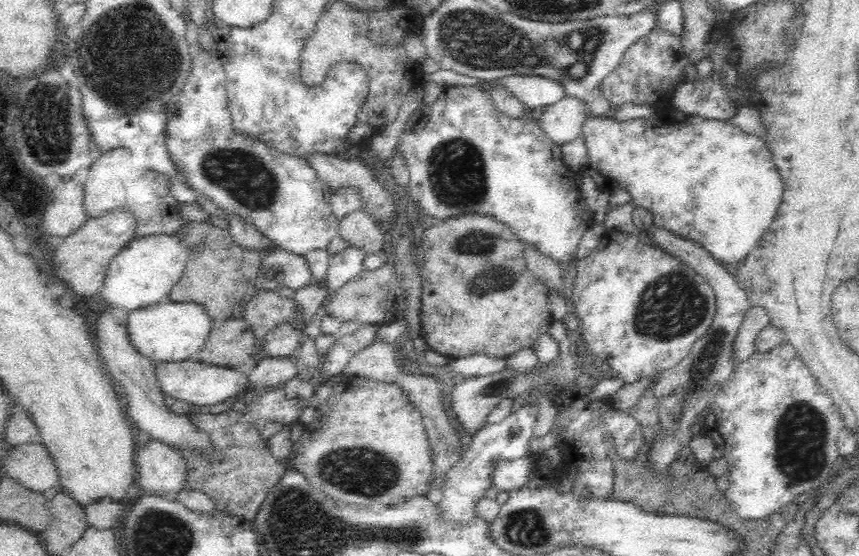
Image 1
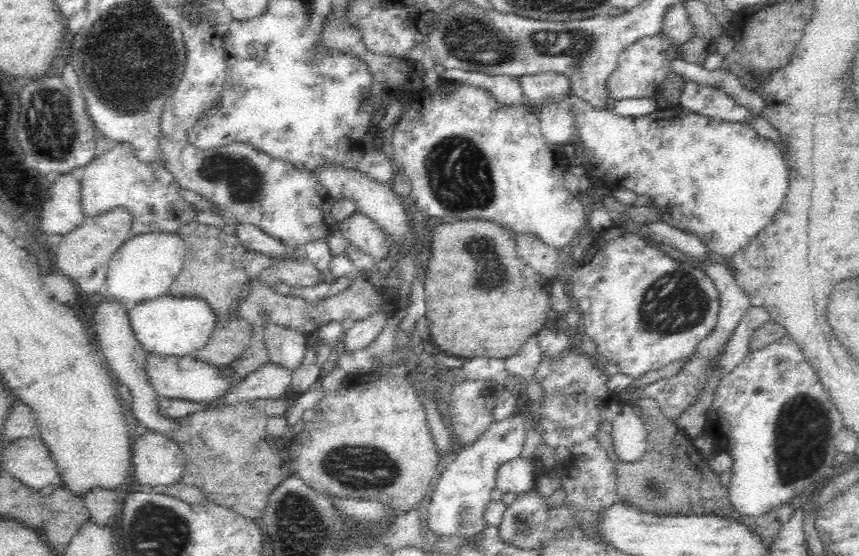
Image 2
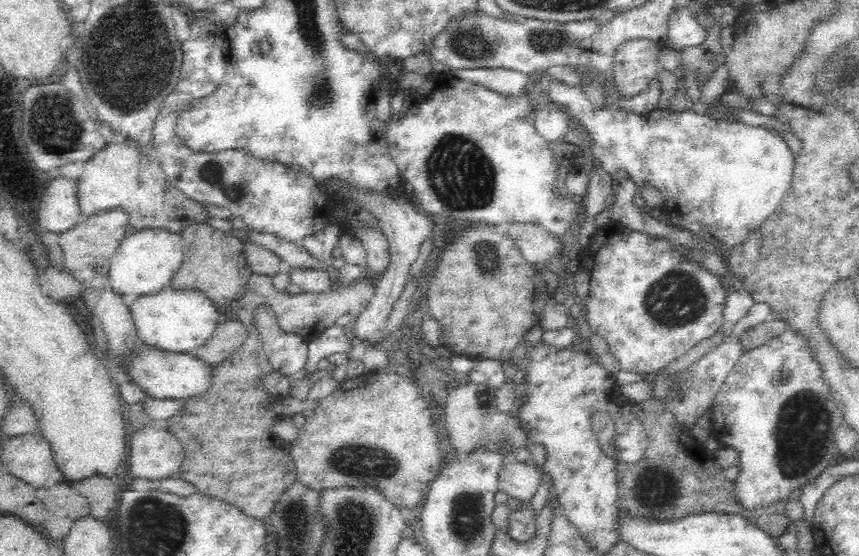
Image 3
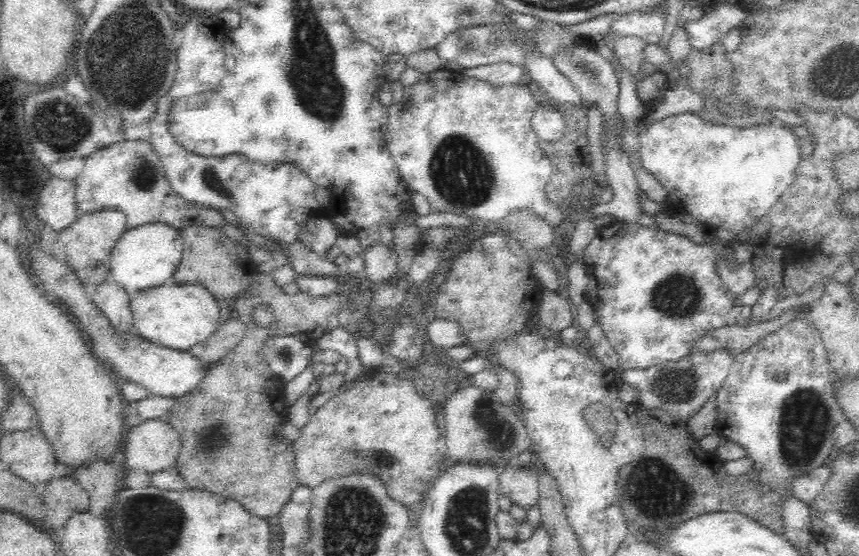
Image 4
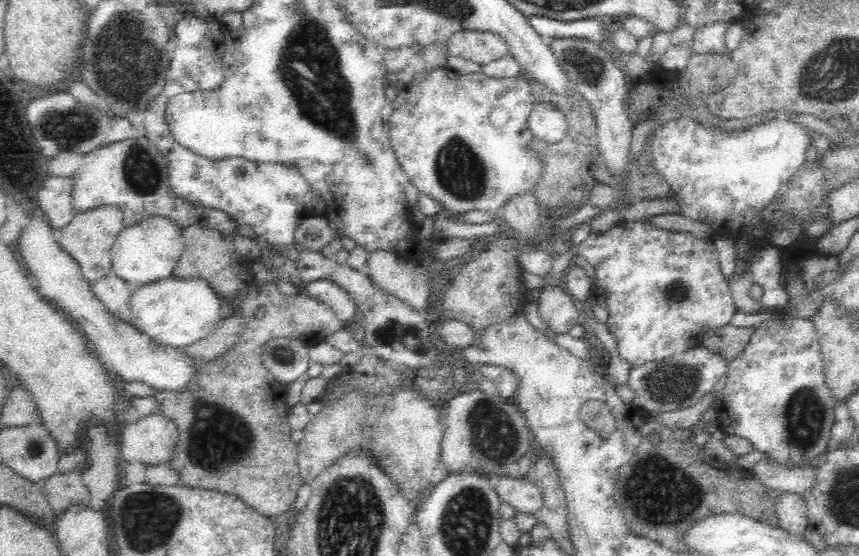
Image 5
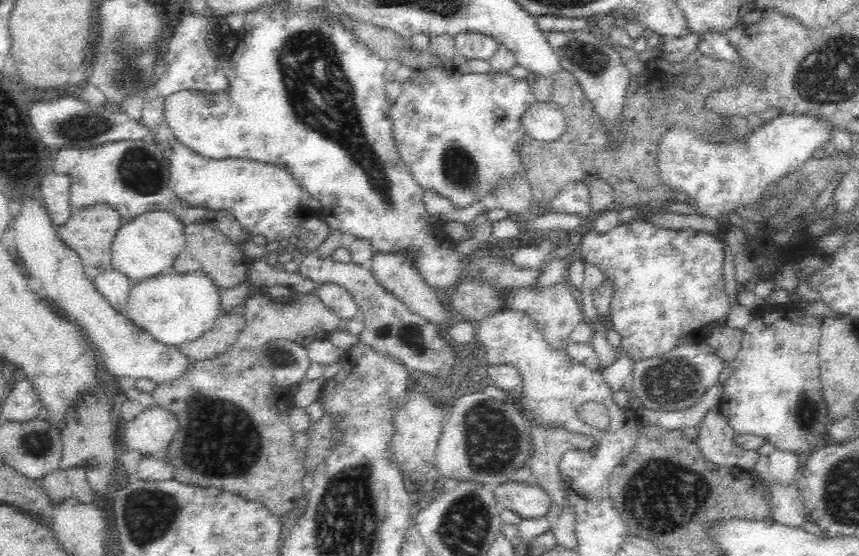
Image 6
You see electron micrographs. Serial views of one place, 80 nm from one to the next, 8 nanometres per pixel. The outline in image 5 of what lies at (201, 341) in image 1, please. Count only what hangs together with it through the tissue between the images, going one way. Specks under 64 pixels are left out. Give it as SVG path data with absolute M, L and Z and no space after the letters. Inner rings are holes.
M174 274L133 288L129 300L129 321L166 346L189 346L216 328L220 318L221 295L210 286L207 278L180 278Z

